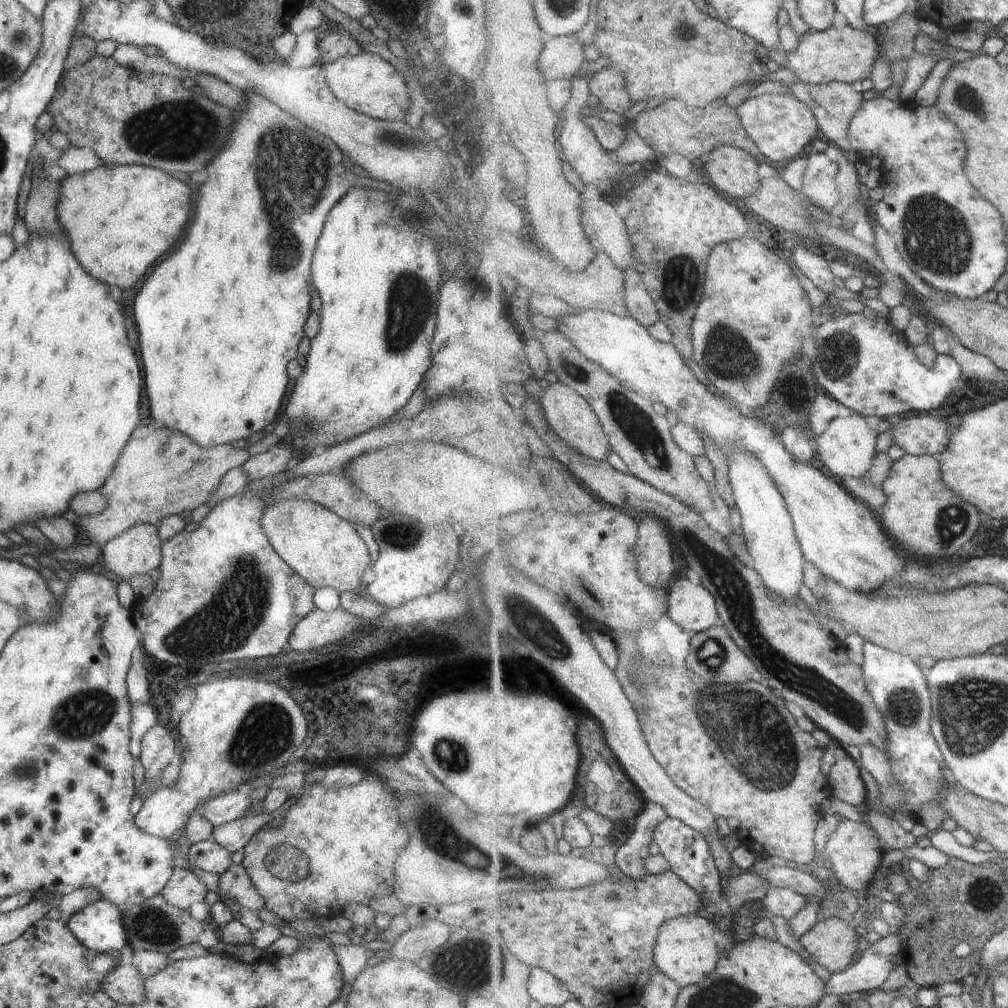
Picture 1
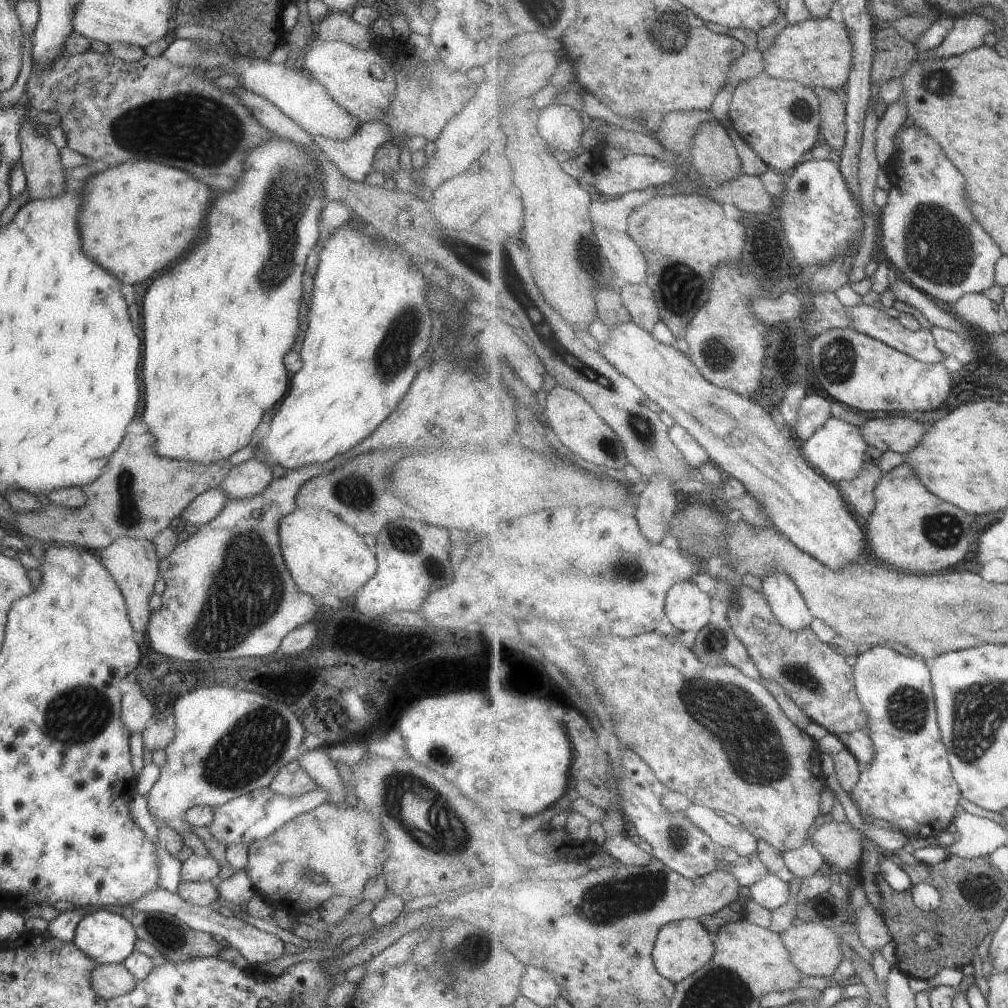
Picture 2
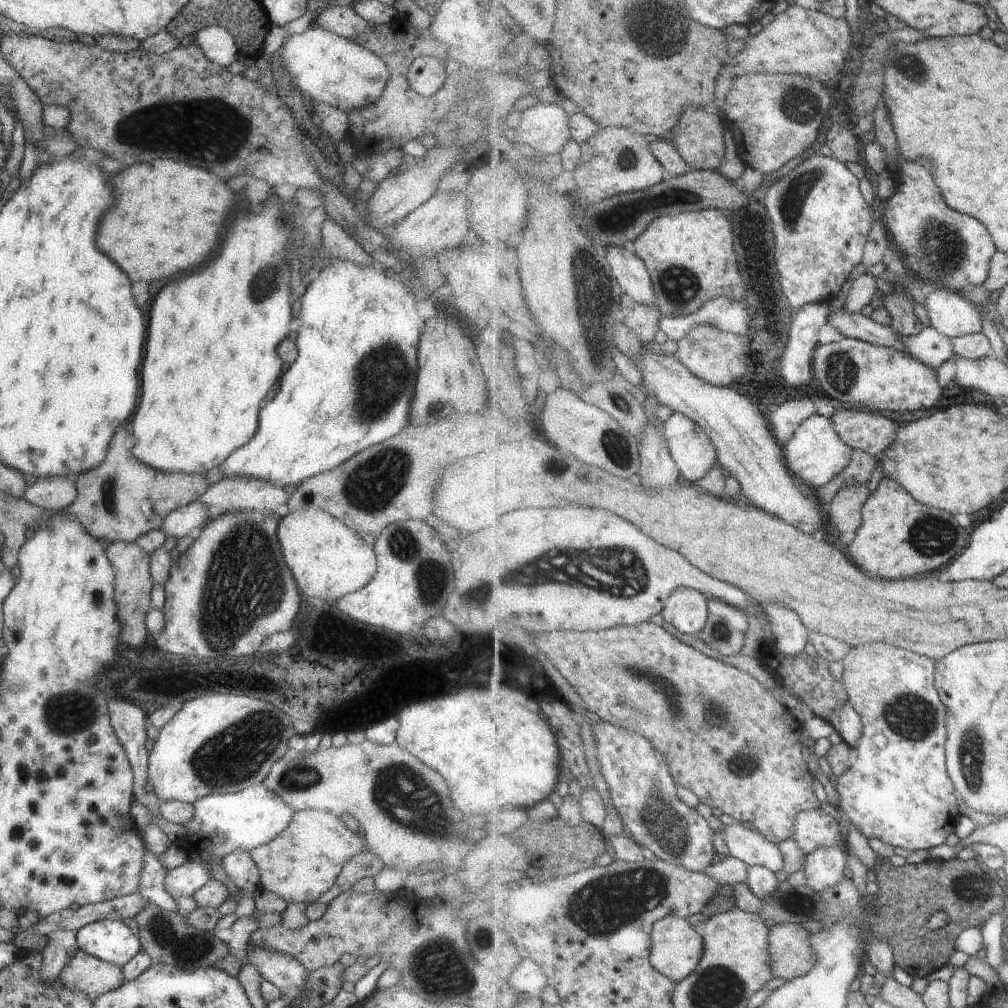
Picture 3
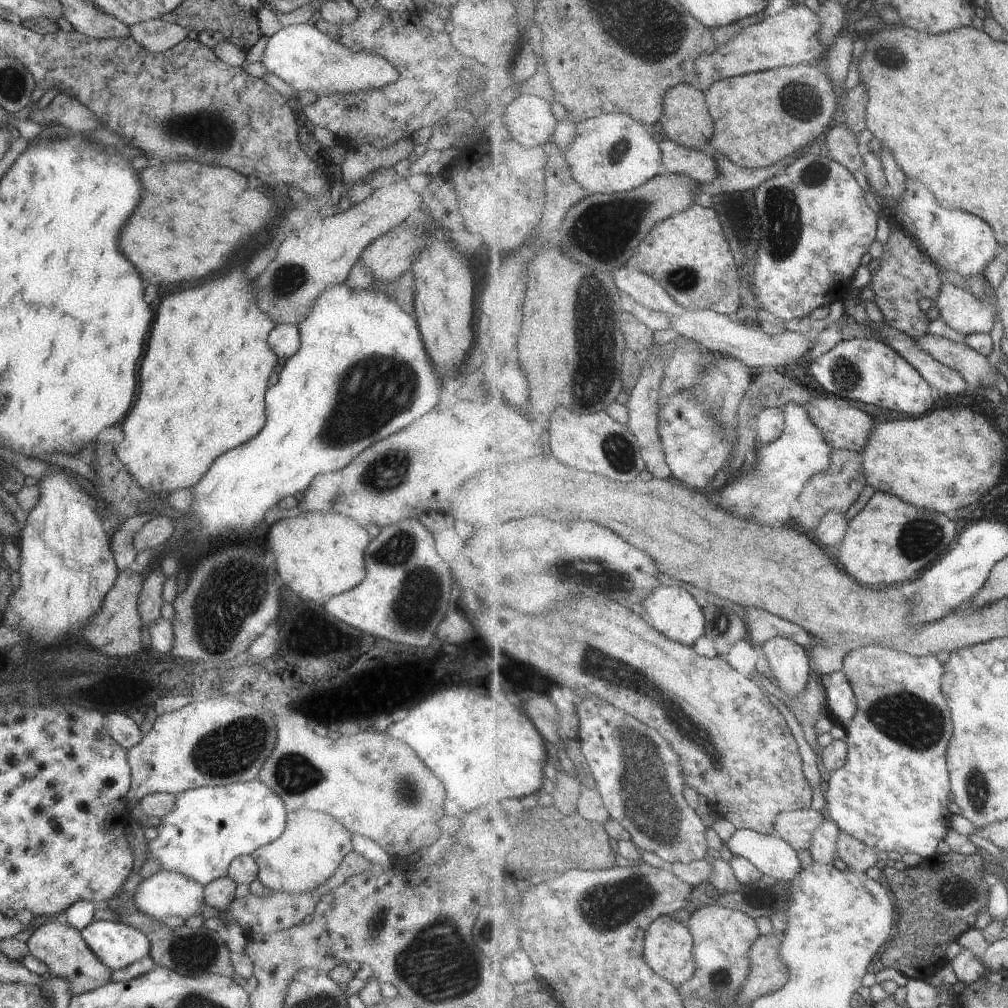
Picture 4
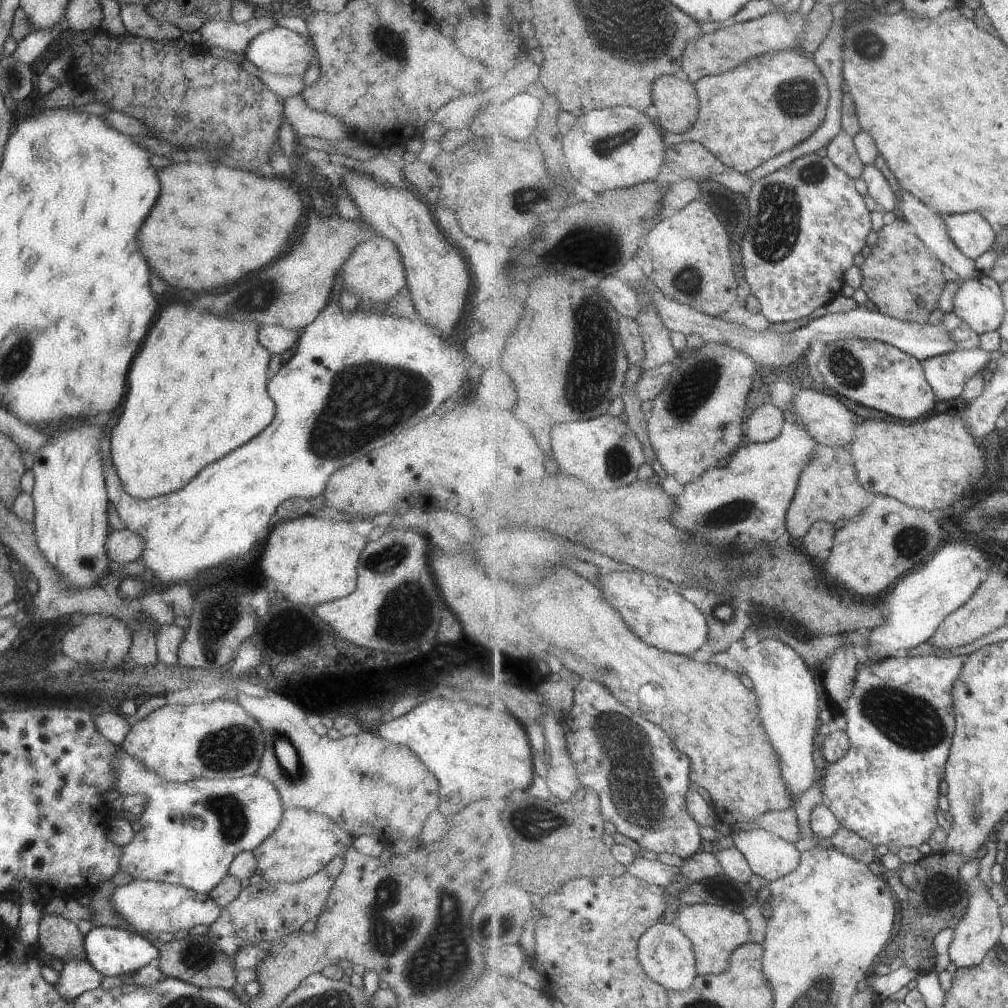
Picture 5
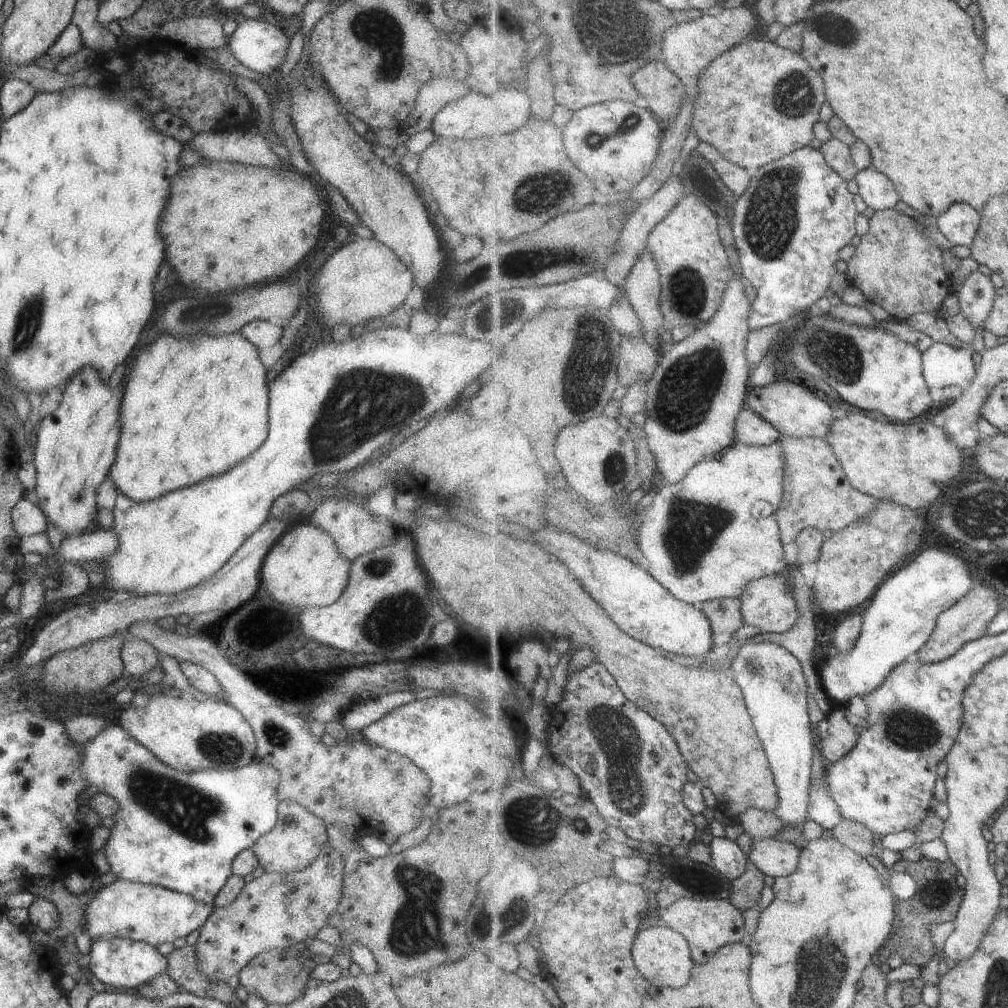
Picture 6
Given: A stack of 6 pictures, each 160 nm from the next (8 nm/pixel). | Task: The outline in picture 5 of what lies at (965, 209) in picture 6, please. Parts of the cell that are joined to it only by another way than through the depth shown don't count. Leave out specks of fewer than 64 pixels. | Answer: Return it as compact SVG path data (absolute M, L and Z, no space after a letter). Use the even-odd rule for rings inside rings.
M970 212L939 215L945 221L949 238L954 240L965 256L977 260L994 248L997 234L982 214Z

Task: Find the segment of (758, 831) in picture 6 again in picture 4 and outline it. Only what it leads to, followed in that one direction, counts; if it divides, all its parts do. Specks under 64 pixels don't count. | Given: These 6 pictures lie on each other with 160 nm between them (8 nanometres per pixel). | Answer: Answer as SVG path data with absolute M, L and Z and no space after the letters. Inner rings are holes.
M813 808L782 812L776 820L776 835L788 842L798 853L809 851L814 832L827 819L823 812Z

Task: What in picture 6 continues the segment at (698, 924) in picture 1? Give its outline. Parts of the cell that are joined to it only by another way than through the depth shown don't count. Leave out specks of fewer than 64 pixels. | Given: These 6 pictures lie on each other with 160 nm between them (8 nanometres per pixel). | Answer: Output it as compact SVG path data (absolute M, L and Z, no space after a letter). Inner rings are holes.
M665 924L661 927L649 927L639 932L633 945L632 955L635 964L653 987L680 989L689 984L692 978L691 970L693 970L695 962L692 959L692 948L680 932Z

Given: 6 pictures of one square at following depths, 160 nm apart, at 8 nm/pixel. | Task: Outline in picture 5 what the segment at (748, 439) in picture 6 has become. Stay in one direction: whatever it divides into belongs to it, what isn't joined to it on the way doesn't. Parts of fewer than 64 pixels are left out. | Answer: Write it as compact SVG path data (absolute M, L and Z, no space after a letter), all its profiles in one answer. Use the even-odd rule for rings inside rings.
M764 404L754 410L746 421L745 434L751 442L775 440L784 431L786 418L783 410L773 404Z

